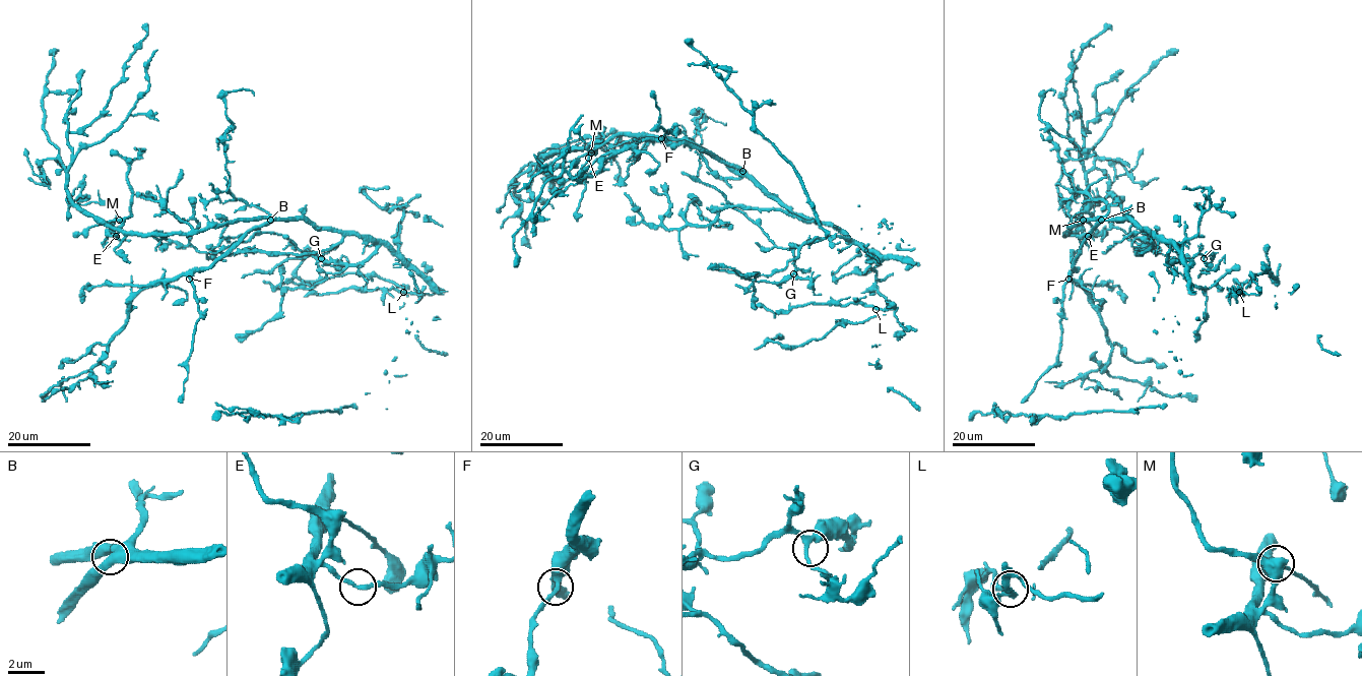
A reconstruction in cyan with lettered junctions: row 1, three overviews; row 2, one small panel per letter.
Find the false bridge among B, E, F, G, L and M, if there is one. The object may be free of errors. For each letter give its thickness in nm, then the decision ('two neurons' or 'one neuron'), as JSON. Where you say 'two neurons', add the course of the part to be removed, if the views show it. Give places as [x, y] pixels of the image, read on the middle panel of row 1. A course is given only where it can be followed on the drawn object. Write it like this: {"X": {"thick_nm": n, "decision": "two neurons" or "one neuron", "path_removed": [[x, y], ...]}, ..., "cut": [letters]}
{"B": {"thick_nm": 500, "decision": "one neuron"}, "E": {"thick_nm": 220, "decision": "one neuron"}, "F": {"thick_nm": 400, "decision": "one neuron"}, "G": {"thick_nm": 240, "decision": "one neuron"}, "L": {"thick_nm": 260, "decision": "one neuron"}, "M": {"thick_nm": 440, "decision": "one neuron"}, "cut": []}

